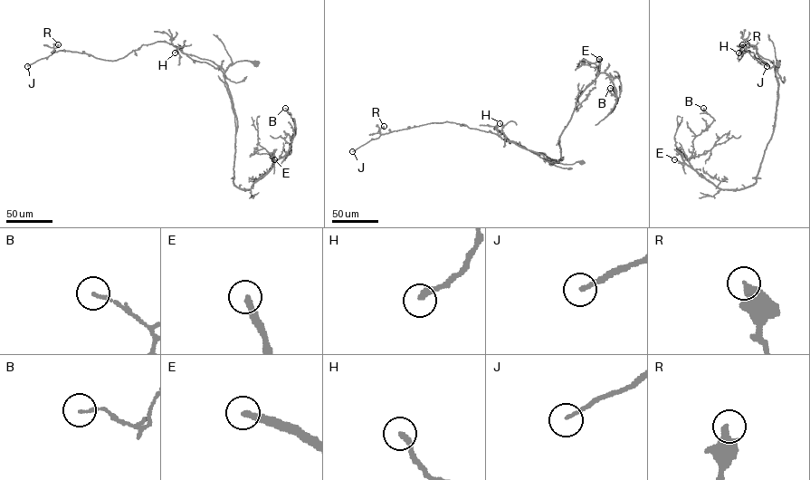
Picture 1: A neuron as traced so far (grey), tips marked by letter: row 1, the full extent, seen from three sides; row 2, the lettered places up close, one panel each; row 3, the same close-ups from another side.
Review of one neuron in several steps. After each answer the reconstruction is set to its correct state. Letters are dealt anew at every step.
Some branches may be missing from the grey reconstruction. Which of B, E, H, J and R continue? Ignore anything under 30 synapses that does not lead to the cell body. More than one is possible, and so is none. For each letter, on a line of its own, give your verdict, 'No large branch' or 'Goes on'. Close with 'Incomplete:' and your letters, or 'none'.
B: No large branch
E: Goes on
H: No large branch
J: Goes on
R: No large branch
Incomplete: E, J

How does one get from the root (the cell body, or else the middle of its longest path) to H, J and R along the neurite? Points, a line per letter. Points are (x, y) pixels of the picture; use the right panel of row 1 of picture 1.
H: (777, 63), (780, 60), (776, 71), (769, 60), (757, 53), (753, 46), (743, 47), (738, 52)
J: (777, 63), (780, 60), (776, 71), (748, 42), (741, 45), (738, 61), (749, 51), (767, 66)
R: (777, 63), (780, 60), (776, 71), (748, 42), (740, 47), (738, 61), (747, 51), (750, 52), (742, 44)

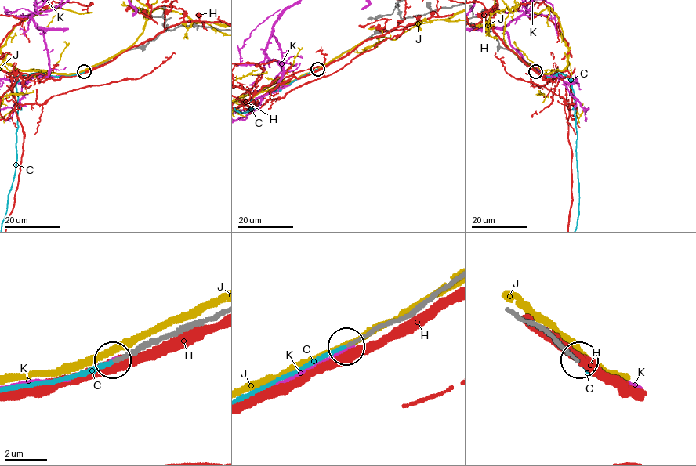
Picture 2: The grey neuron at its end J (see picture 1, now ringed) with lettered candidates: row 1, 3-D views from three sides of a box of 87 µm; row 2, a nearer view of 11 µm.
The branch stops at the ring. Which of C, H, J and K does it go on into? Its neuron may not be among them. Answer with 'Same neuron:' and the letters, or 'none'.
Same neuron: C

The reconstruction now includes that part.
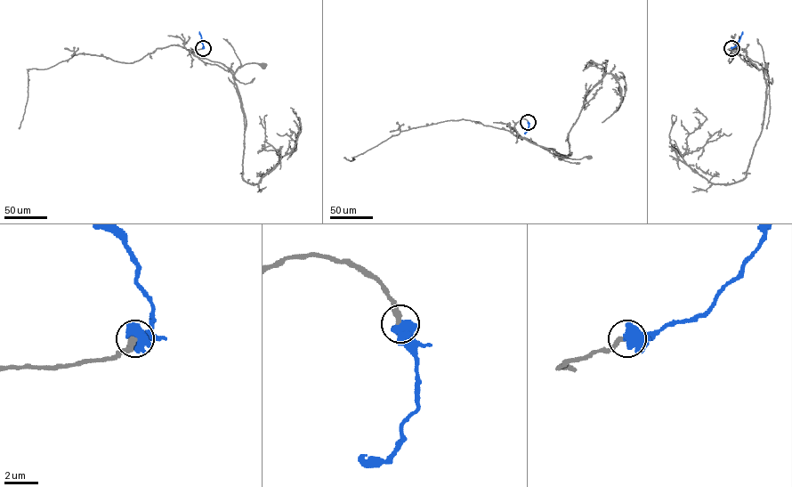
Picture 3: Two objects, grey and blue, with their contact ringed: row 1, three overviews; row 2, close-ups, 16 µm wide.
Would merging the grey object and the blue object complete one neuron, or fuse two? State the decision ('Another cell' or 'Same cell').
Same cell

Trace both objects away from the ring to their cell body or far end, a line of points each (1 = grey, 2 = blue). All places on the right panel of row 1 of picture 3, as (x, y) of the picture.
1: (731, 48), (728, 49), (743, 50), (747, 57), (759, 63), (765, 72), (766, 66)
2: (731, 48), (739, 41), (742, 31)

